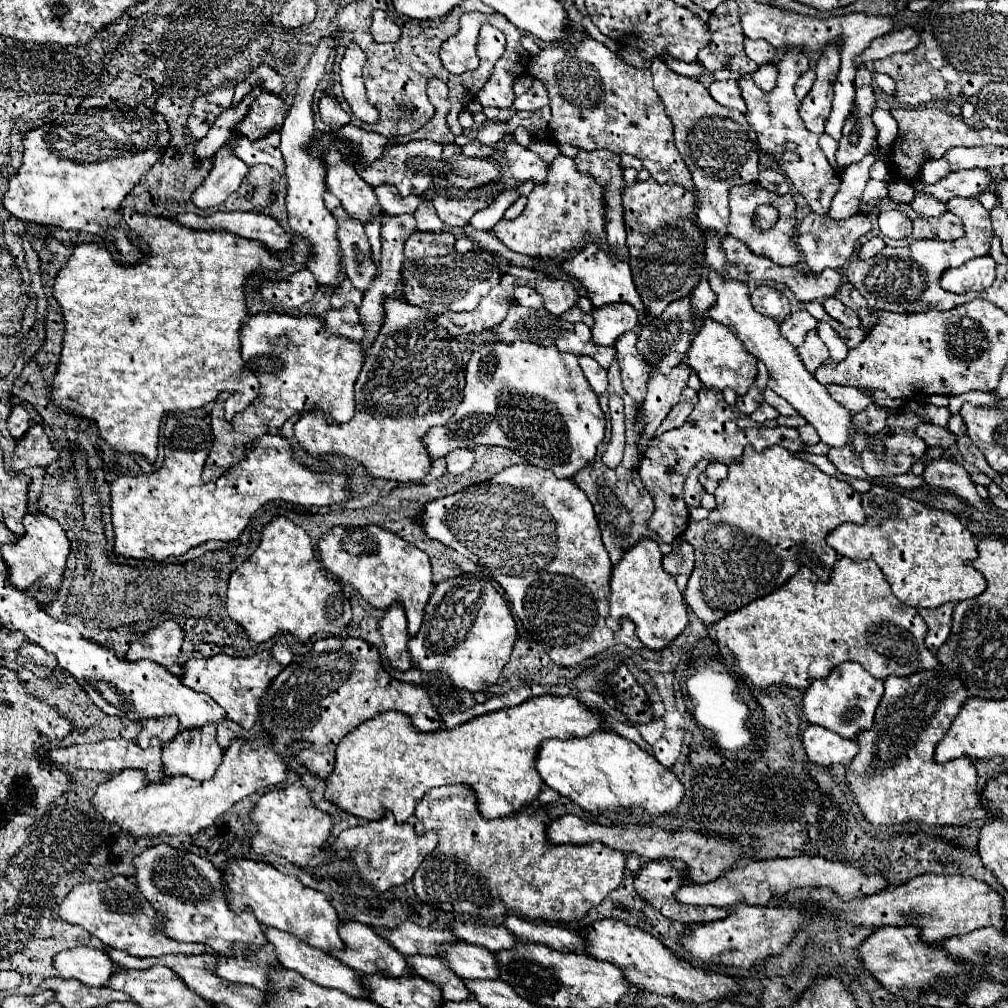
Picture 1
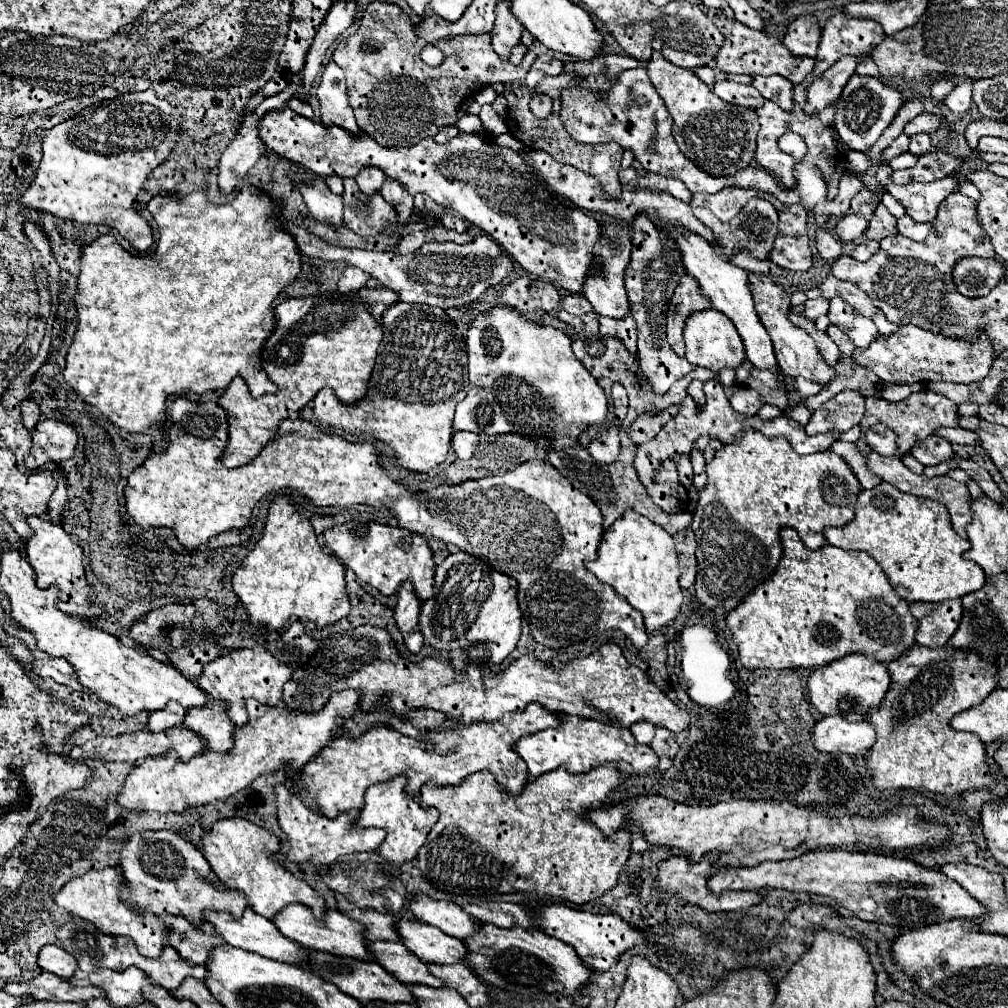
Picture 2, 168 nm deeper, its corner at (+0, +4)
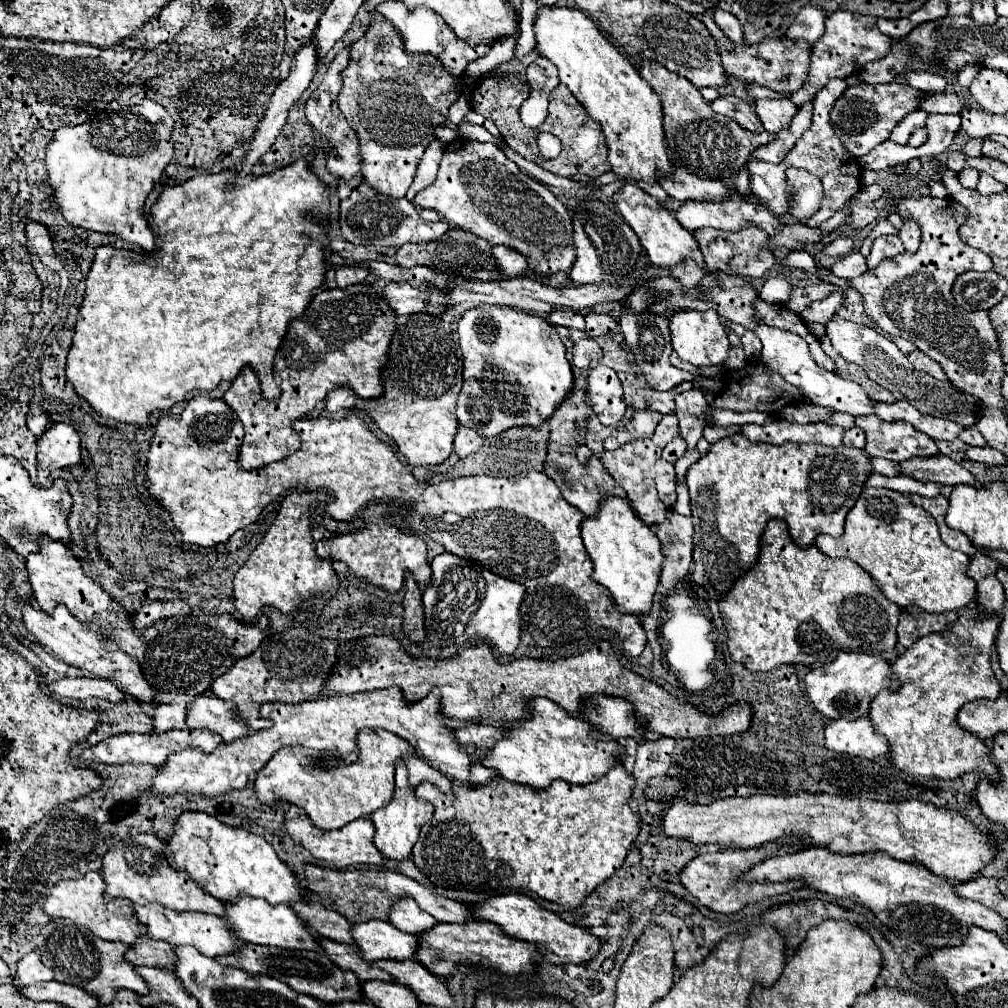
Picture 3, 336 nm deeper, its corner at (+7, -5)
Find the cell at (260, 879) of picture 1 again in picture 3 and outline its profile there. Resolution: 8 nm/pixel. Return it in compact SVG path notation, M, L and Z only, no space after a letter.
M187 812L177 820L173 836L167 840L169 862L187 872L199 888L223 900L237 902L241 894L263 898L269 904L289 904L303 900L303 888L291 868L279 860L273 846L253 832L231 828L205 812Z

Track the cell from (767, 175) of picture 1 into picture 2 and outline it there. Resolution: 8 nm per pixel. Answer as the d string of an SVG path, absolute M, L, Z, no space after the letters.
M644 67L628 69L620 73L612 89L602 99L594 91L586 89L568 89L564 91L564 107L562 107L562 119L566 131L580 143L608 143L614 141L622 149L634 151L636 159L642 163L642 167L650 173L672 177L684 181L684 185L692 193L718 193L724 187L742 187L742 189L758 189L766 193L774 193L782 203L796 203L792 193L776 183L776 179L768 177L766 171L760 171L760 167L746 167L730 177L712 177L706 171L698 169L690 159L686 159L674 137L672 137L672 117L668 115L664 101L652 87L648 73Z

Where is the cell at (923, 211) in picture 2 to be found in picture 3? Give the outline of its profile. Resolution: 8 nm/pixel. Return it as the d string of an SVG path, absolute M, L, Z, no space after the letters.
M905 216L903 218L903 228L899 230L899 238L903 240L907 252L917 252L917 248L919 248L919 236L921 236L919 224L913 218Z

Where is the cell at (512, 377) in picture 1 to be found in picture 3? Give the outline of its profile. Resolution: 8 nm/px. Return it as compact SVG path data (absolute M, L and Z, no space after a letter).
M481 304L463 314L457 332L463 352L459 428L473 428L491 438L515 426L541 426L573 392L575 378L565 358L565 344L547 320L513 308Z

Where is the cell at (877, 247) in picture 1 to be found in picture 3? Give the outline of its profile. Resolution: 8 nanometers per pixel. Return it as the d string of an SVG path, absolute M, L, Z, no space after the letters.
M853 252L841 258L837 264L833 264L831 270L839 278L855 278L867 270L867 260L859 252Z

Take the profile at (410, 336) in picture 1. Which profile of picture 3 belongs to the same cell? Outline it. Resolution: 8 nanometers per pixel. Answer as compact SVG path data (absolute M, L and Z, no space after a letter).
M417 312L413 316L405 316L405 322L399 322L399 326L393 334L393 342L389 346L387 360L381 366L383 394L375 400L361 400L351 392L351 388L337 388L327 394L325 412L363 410L369 416L369 420L383 434L387 434L389 438L395 440L399 452L405 456L405 460L411 466L441 464L453 452L453 438L457 432L455 404L457 404L457 396L459 396L459 390L463 384L461 370L463 370L463 358L461 358L461 350L457 344L457 332L451 328L451 324L439 316L429 316L429 314Z

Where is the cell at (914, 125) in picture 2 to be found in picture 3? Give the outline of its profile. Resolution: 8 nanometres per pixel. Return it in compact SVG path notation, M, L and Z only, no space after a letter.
M929 114L927 118L927 142L917 148L921 156L937 156L945 152L947 138L955 138L957 114Z

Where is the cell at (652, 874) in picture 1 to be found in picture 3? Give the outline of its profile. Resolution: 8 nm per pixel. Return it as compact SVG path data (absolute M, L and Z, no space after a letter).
M765 844L765 848L751 848L751 850L719 850L719 852L707 852L707 854L699 854L695 856L681 872L679 872L679 880L681 884L699 900L701 906L719 912L719 914L735 914L741 908L745 908L747 904L753 902L761 902L769 896L777 896L777 894L787 894L795 888L801 888L801 880L795 882L781 882L781 884L769 884L769 882L761 882L761 884L745 884L739 882L741 872L749 870L753 864L761 862L763 858L771 856L773 852L777 852L779 846L777 844Z

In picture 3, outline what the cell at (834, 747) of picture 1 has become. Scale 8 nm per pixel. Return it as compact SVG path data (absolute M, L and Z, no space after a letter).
M867 716L853 722L829 722L825 726L825 748L859 758L877 758L889 750L887 740L873 732L873 724Z

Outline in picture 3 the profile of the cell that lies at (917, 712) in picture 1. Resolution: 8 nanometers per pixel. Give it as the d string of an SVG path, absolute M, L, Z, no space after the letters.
M973 604L959 614L959 620L947 628L941 634L929 634L917 644L913 644L909 650L905 650L893 664L891 670L901 682L899 690L895 694L881 692L873 704L869 718L873 720L873 728L877 734L885 736L889 744L889 762L891 766L899 768L901 772L913 776L913 778L939 778L939 780L955 780L967 772L979 772L991 782L999 780L999 772L995 764L991 762L991 756L987 752L985 742L975 738L969 732L961 732L957 726L957 712L965 702L979 700L979 698L997 698L1001 692L1001 686L993 674L991 668L991 654L995 648L995 638L999 632L999 620L997 618L981 618Z

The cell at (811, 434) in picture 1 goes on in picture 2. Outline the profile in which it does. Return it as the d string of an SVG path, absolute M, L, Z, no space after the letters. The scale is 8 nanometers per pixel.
M842 391L826 401L810 417L806 431L808 435L824 431L846 432L858 425L864 417L864 397L858 391Z

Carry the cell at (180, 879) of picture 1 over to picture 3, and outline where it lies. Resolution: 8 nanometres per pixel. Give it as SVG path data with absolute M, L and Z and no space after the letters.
M137 834L129 840L117 842L105 856L103 856L103 880L107 882L105 900L127 898L133 904L147 906L147 904L161 904L165 908L173 908L177 912L193 910L205 914L225 914L225 904L209 894L205 894L185 872L175 870L167 862L167 844L155 838L153 834Z

